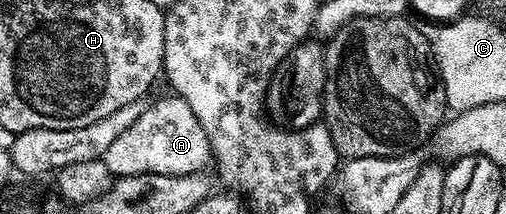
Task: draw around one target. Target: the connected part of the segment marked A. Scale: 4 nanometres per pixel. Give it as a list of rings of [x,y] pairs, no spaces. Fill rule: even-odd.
[[[169,95],[158,103],[146,106],[141,116],[115,141],[111,149],[103,157],[105,168],[114,176],[142,175],[143,173],[159,173],[160,175],[186,175],[206,170],[210,162],[207,133],[203,133],[203,125],[191,113],[191,105],[177,95]]]

